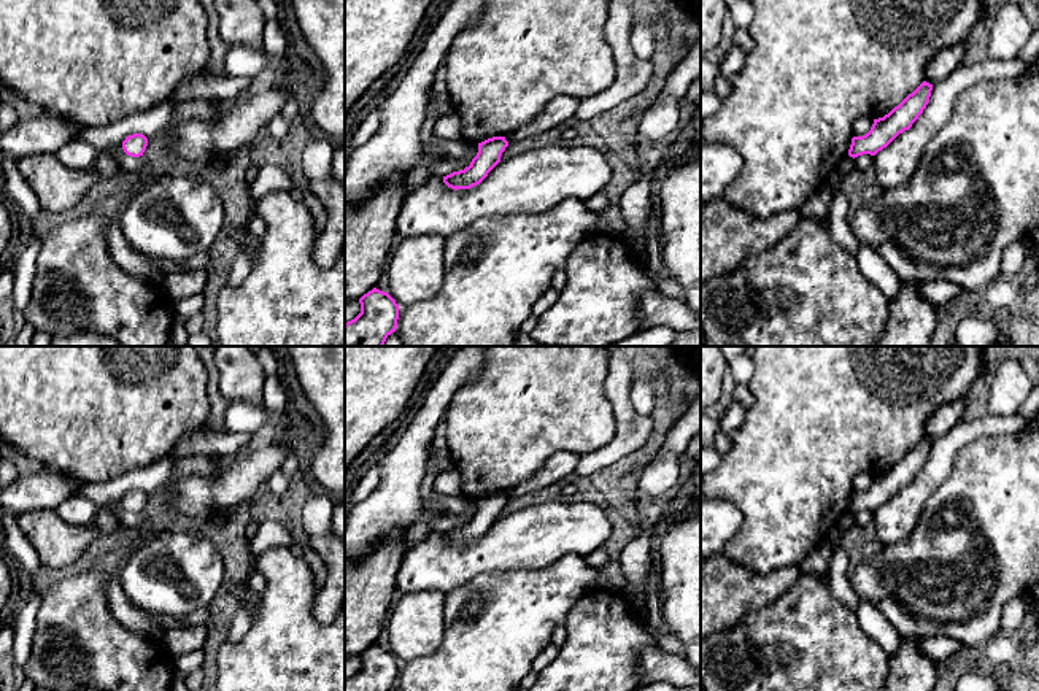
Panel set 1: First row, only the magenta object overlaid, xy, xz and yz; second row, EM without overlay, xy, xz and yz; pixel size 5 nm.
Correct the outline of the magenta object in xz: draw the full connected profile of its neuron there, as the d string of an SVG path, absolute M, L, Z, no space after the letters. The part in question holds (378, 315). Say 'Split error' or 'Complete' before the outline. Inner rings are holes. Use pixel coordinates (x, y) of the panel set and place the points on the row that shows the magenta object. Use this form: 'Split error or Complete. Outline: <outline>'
Complete. Outline: M377 288L359 299L361 313L345 324L345 346L383 346L396 332L399 305Z

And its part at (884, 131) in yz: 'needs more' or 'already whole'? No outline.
already whole

